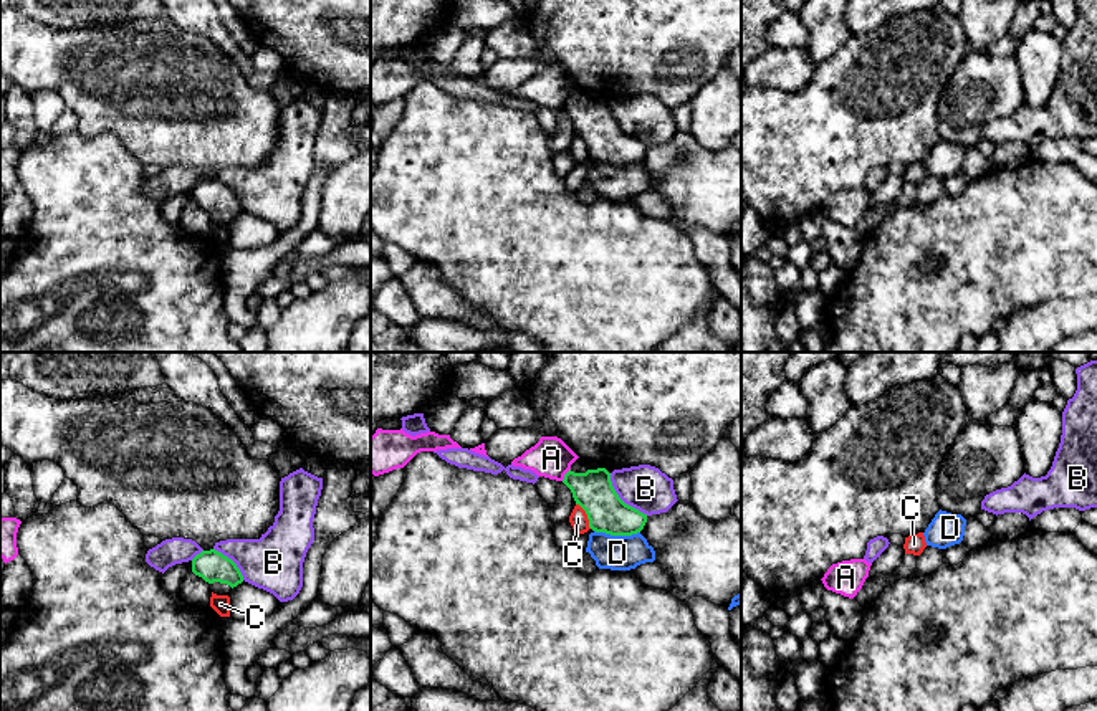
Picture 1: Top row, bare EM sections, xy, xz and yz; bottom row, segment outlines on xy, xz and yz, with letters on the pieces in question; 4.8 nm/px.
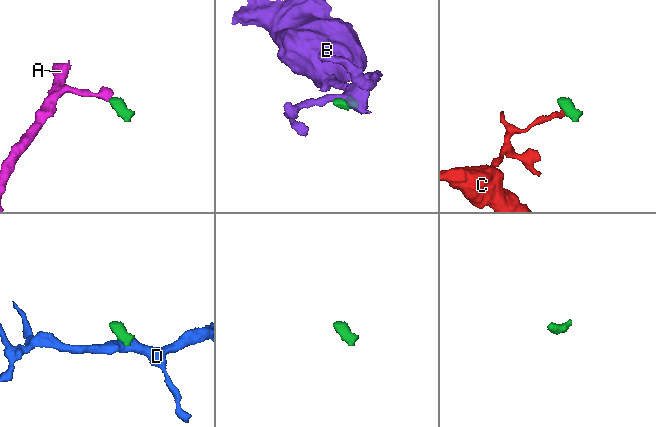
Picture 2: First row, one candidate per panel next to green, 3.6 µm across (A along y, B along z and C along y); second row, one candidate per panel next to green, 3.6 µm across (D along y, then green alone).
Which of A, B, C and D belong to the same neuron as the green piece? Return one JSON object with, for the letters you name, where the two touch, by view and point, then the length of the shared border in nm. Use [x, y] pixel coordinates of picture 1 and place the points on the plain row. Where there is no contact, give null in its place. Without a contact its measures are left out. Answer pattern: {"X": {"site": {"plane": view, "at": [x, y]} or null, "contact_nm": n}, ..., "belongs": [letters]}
{"belongs": []}

